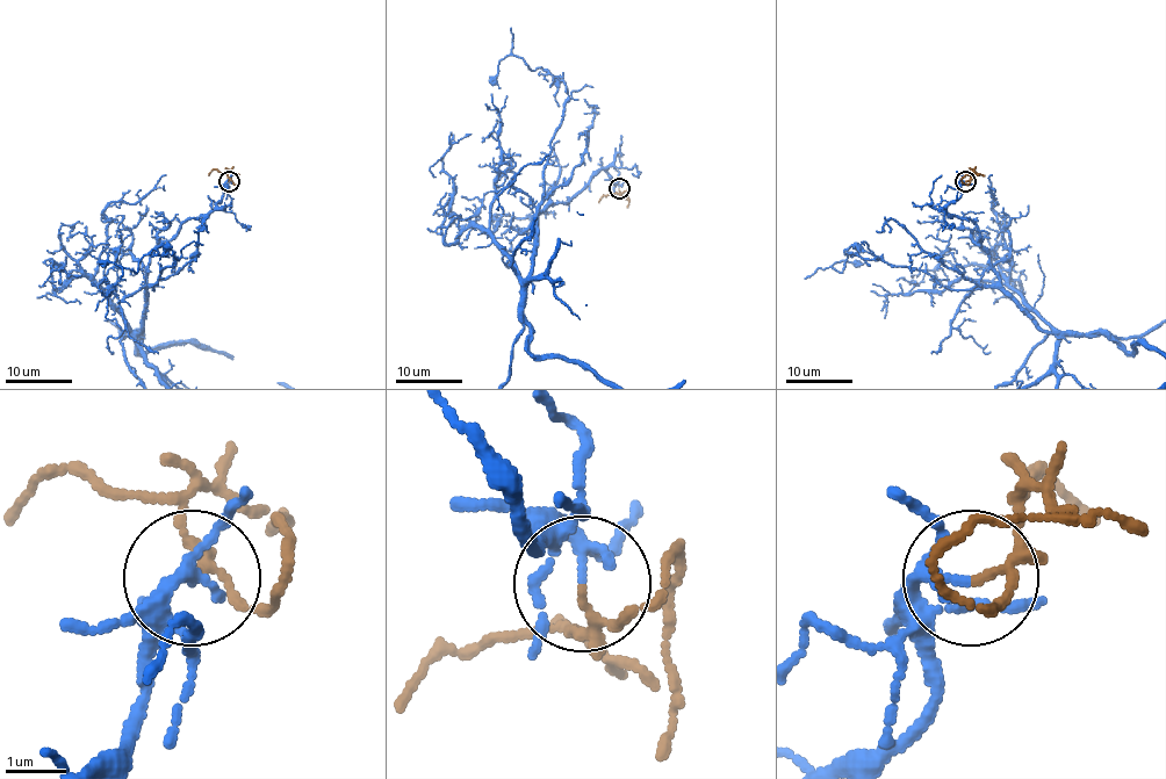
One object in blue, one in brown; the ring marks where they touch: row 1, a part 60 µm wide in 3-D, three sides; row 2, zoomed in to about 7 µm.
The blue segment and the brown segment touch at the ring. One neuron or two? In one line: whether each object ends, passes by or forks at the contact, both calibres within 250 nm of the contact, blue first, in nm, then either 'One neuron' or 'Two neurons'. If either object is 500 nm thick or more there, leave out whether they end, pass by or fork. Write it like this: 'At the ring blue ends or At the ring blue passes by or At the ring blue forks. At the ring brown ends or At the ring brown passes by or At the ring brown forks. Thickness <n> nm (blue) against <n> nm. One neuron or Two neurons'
At the ring blue passes by. At the ring brown forks. Thickness 160 nm (blue) against 80 nm. One neuron

